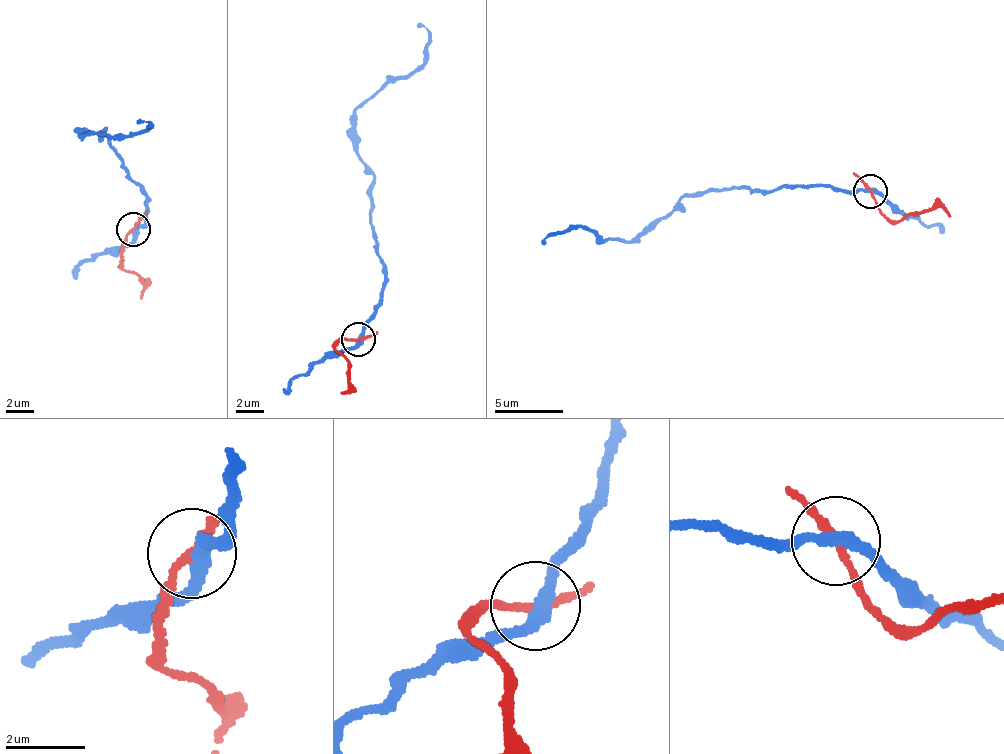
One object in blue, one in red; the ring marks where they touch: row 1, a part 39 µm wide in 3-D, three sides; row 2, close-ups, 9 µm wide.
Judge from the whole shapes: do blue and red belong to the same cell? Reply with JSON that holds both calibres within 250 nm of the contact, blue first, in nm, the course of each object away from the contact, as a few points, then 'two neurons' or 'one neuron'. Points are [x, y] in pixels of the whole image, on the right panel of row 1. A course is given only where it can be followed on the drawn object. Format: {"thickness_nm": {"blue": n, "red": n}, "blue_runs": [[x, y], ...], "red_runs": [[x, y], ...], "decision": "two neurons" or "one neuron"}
{"thickness_nm": {"blue": 280, "red": 190}, "blue_runs": [[869, 191], [780, 187], [687, 194], [624, 241], [604, 240], [596, 232], [576, 228], [547, 234], [543, 245]], "red_runs": [[869, 191], [893, 221], [913, 212], [940, 206], [951, 217]], "decision": "two neurons"}

